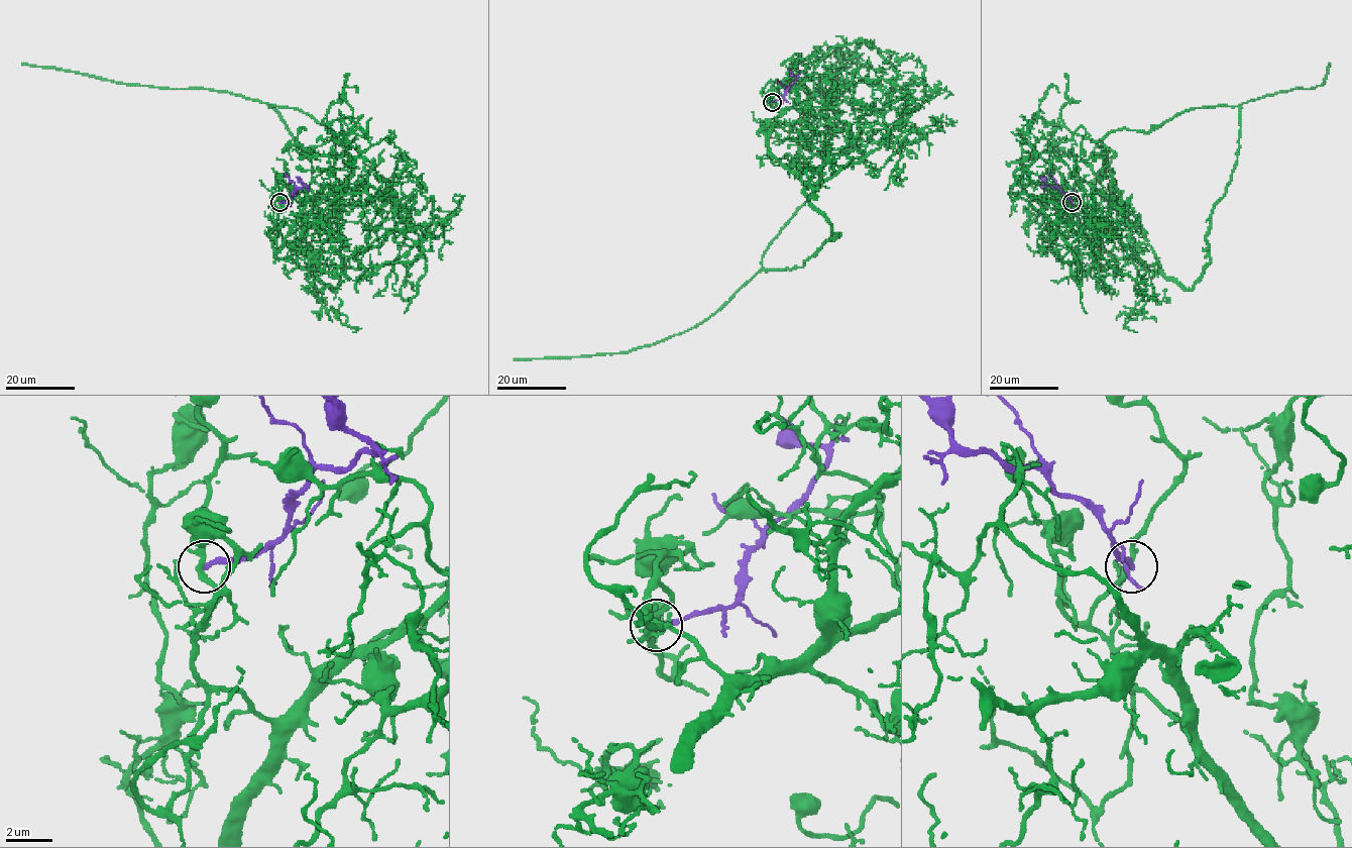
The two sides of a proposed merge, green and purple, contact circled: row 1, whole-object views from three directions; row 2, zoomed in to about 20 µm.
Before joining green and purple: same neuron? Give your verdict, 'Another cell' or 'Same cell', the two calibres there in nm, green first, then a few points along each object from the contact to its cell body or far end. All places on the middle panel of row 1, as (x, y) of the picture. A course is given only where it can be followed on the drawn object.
Another cell. Thickness 240 nm (green) against 200 nm. Course of green: (772, 102), (768, 147), (835, 235), (766, 270), (844, 124), (797, 78), (821, 45). Course of purple: (772, 102), (784, 98), (797, 77), (788, 69)

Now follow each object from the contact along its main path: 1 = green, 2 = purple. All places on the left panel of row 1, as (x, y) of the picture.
1: (279, 202), (276, 257), (337, 288), (333, 207), (269, 106), (331, 129), (353, 174), (305, 148), (330, 161)
2: (279, 202), (288, 200), (297, 188), (305, 185), (297, 177)

